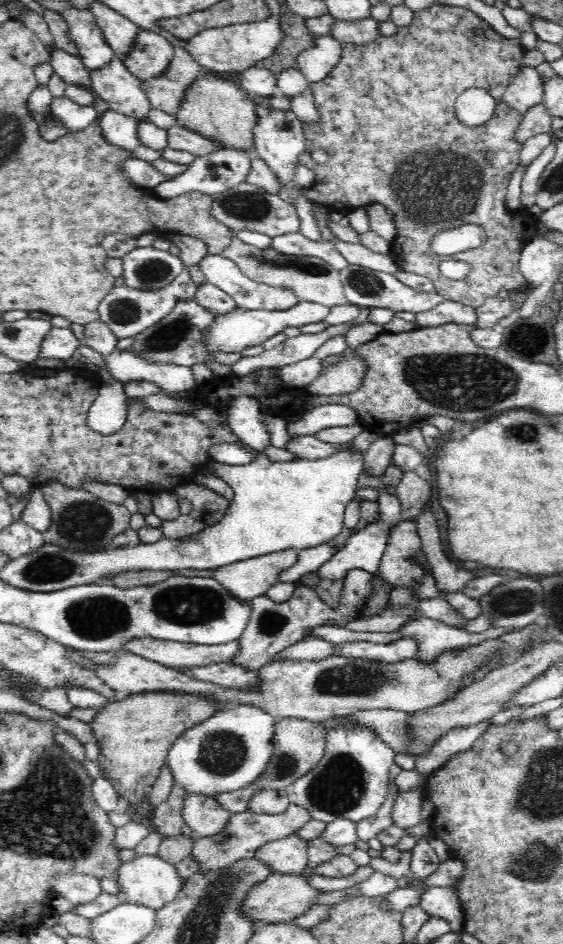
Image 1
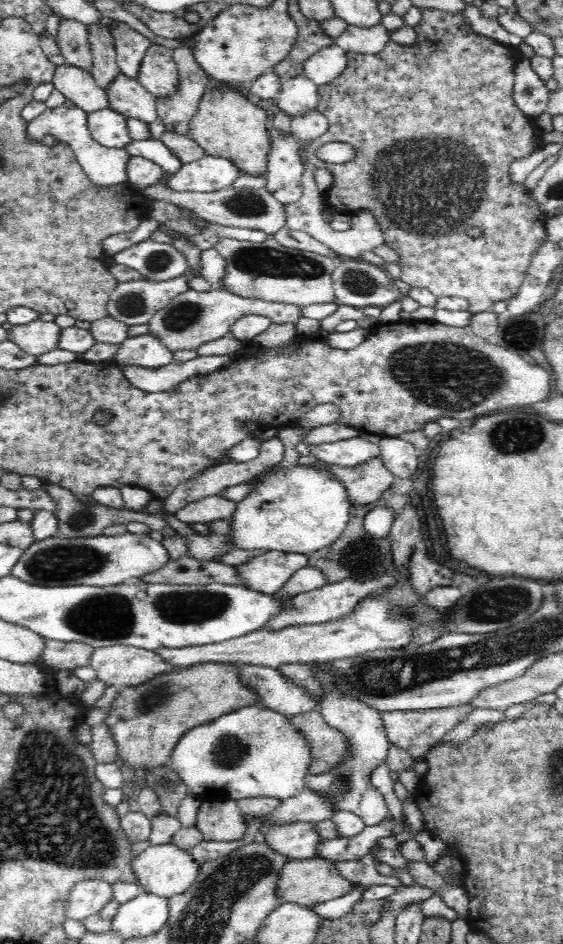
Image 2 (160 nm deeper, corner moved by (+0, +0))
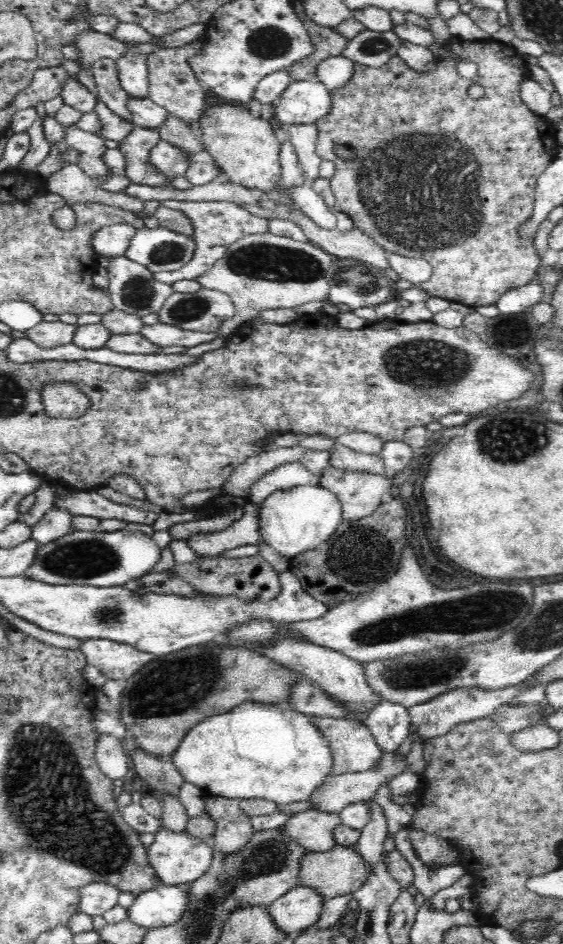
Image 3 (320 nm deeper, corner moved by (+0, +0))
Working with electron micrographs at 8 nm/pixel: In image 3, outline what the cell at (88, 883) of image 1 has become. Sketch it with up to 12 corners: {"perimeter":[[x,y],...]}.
{"perimeter":[[107,883],[82,888],[78,912],[103,915],[118,906],[120,890]]}

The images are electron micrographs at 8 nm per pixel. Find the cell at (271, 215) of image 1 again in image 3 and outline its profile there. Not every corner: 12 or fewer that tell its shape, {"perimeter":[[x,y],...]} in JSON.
{"perimeter":[[135,127],[119,142],[125,176],[152,187],[172,182],[149,162],[159,130]]}

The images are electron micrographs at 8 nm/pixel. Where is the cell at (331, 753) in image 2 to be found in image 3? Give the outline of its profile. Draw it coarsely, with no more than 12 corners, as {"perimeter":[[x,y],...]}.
{"perimeter":[[318,716],[332,774],[364,772],[382,749],[365,721]]}

